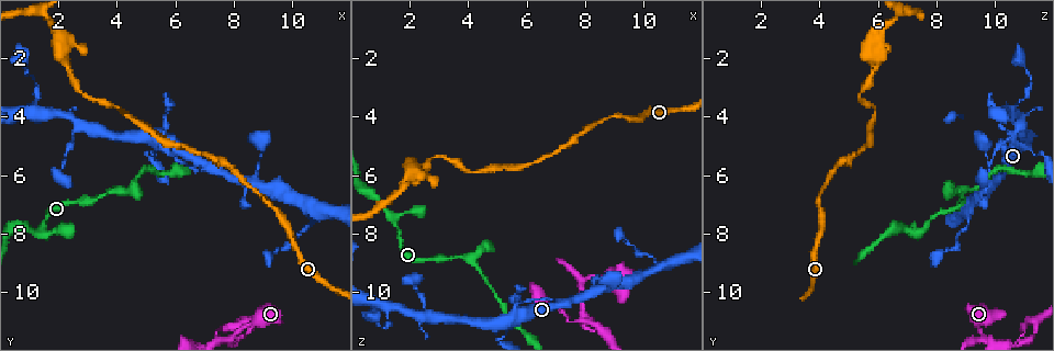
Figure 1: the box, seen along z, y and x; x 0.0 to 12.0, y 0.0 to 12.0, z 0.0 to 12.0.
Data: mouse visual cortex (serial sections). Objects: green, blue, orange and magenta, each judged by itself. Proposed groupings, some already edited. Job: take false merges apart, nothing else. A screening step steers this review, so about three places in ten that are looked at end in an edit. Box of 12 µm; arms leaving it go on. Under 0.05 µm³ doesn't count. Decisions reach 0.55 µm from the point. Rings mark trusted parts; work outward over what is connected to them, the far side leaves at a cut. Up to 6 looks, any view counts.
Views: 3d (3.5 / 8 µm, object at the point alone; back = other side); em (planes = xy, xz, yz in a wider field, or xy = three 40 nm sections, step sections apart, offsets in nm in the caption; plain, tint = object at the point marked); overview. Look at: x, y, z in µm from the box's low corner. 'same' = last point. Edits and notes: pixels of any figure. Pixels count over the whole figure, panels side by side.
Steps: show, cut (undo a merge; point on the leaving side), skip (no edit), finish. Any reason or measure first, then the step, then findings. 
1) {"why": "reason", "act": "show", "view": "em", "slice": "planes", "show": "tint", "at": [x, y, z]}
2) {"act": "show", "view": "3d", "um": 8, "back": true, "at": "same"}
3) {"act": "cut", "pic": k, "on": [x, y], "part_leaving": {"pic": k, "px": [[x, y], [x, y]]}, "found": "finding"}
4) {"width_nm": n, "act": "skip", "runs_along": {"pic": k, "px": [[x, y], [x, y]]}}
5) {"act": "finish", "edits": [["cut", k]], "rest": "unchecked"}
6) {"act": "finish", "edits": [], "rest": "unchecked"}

{"why": "branch point", "act": "show", "view": "3d", "um": 8, "at": [8.6, 11.1, 11.3]}

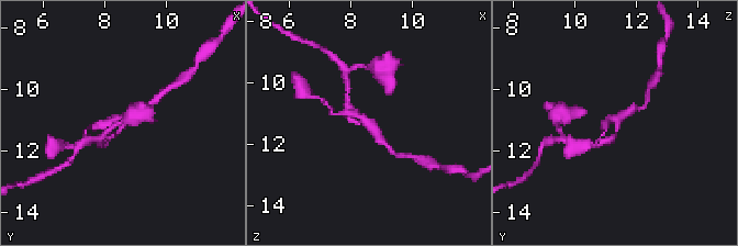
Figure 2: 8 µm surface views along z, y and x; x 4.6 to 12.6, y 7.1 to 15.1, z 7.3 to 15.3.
{"act": "show", "view": "3d", "um": 3.5, "at": [8.6, 11.1, 11.3]}

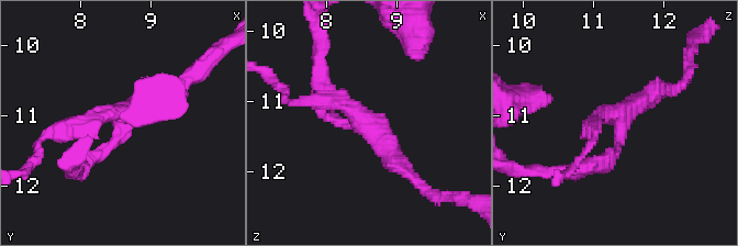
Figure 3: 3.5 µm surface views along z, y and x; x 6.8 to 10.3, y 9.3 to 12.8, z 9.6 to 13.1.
{"why": "need the tissue", "act": "show", "view": "em", "slice": "xy", "step": 3, "show": "tint", "at": [8.60, 11.10, 11.40]}

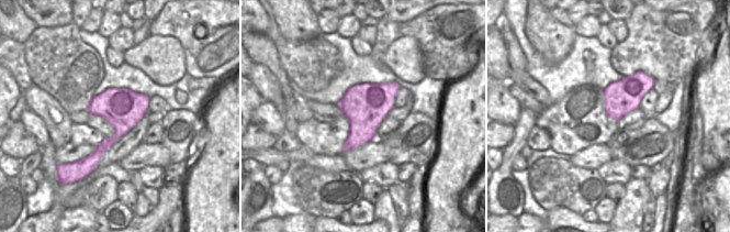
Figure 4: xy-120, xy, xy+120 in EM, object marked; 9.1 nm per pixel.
{"arms": 3, "arm_widths_nm": [150, 250, 250], "act": "skip", "found": "continuous, no second cell"}

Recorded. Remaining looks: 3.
{"why": "three arms meet", "act": "show", "view": "3d", "um": 3.5, "at": [1.3, 3.9, 10.6]}

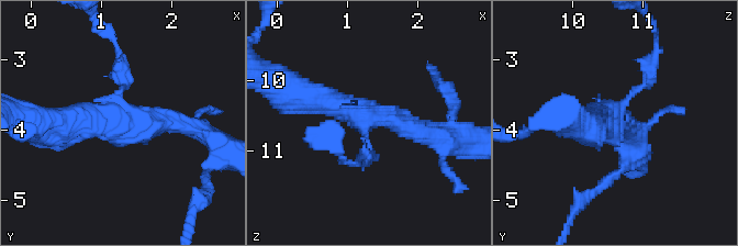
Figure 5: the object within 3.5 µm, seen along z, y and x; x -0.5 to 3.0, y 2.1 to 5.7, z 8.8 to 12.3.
{"arms": 3, "arm_widths_nm": [150, 300, 400], "act": "show", "view": "em", "slice": "xy", "step": 5, "show": "tint", "at": [1.25, 3.85, 10.50]}

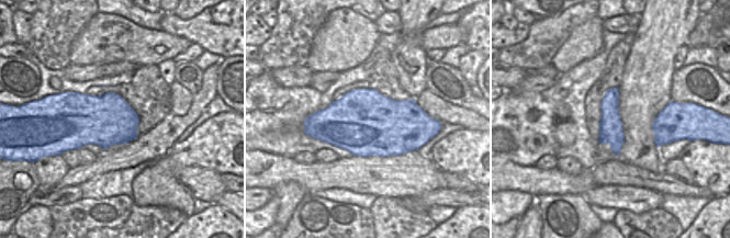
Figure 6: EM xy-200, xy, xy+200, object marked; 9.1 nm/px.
{"why": "cut it another way", "act": "show", "view": "em", "slice": "xy", "step": 3, "show": "tint", "at": "same"}

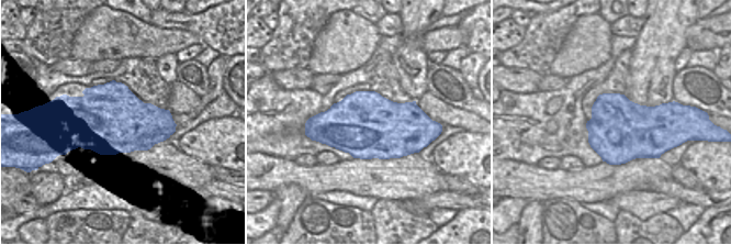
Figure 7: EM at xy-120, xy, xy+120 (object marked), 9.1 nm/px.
{"act": "cut", "pic": 5, "on": [119, 59], "part_leaving": {"pic": 5, "px": [[118, 93], [118, 46], [100, 29]]}, "found": "two cells meet here"}

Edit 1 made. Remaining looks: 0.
{"act": "finish", "edits": [["cut", 5]], "rest": "unchecked"}

